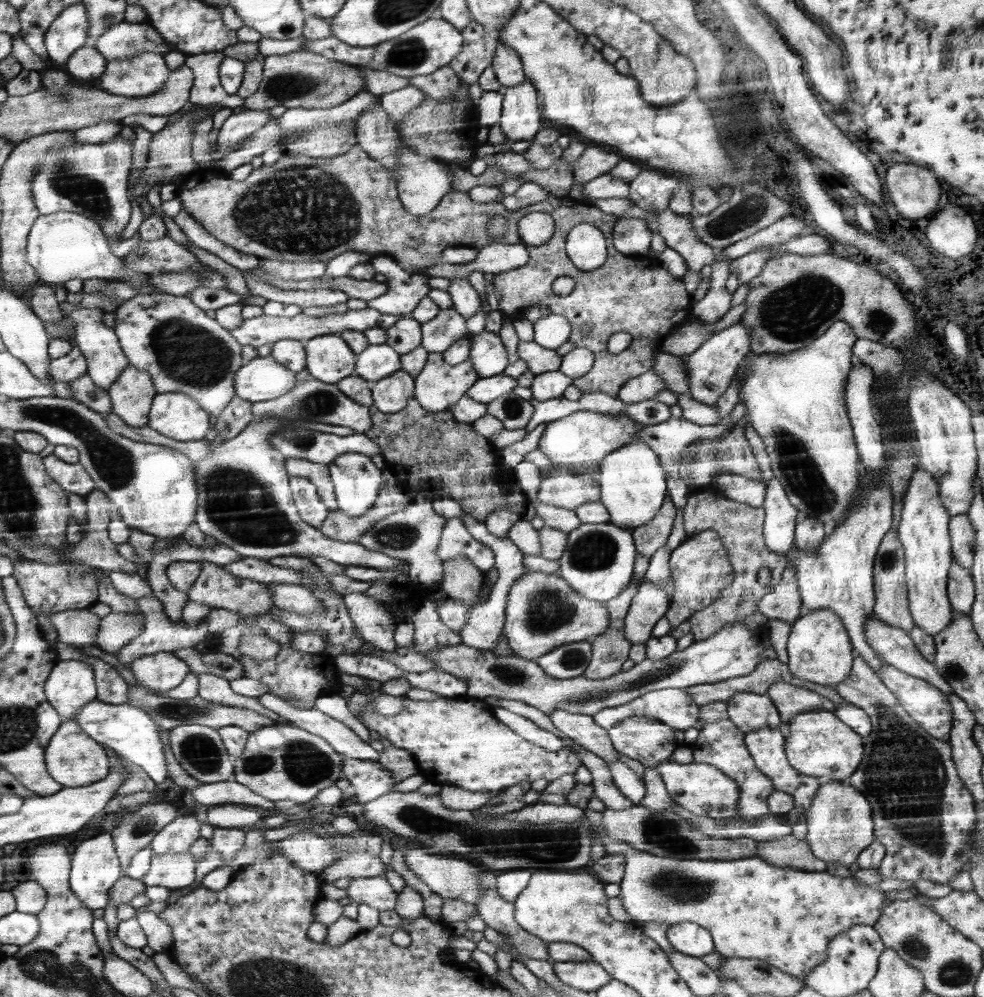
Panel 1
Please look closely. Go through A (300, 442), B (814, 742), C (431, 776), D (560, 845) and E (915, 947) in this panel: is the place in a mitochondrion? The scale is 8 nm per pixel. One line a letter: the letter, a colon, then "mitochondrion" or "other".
A: mitochondrion
B: other
C: other
D: mitochondrion
E: mitochondrion

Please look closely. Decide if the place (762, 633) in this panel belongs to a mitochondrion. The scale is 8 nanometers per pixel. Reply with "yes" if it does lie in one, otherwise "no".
no

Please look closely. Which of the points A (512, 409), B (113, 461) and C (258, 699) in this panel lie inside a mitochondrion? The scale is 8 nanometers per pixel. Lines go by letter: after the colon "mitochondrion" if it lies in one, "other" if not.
A: mitochondrion
B: mitochondrion
C: other

